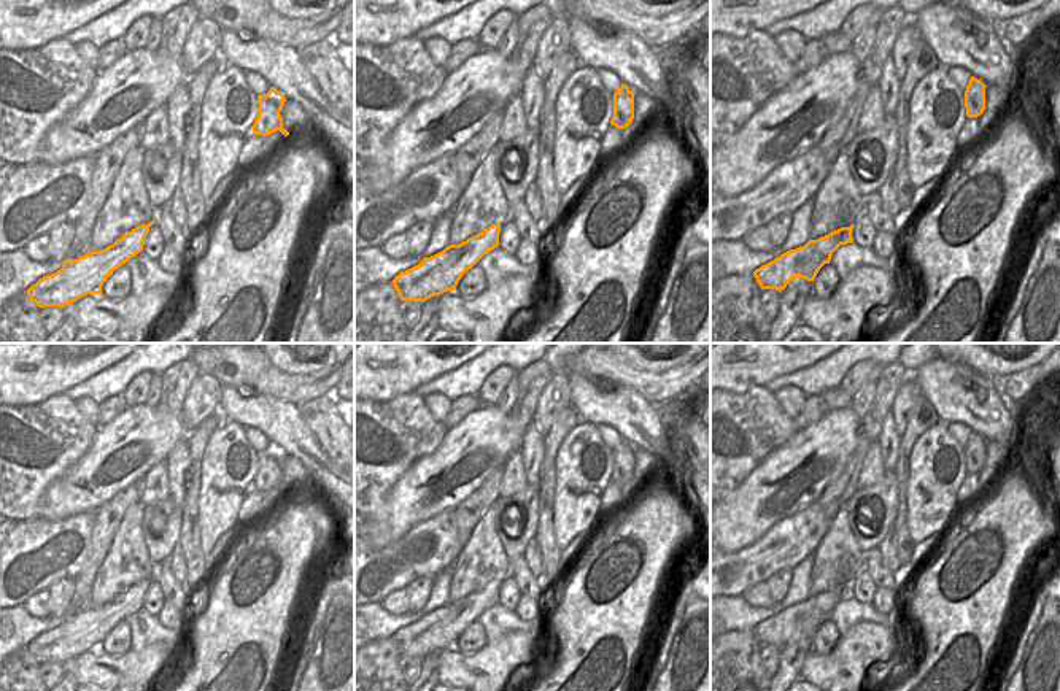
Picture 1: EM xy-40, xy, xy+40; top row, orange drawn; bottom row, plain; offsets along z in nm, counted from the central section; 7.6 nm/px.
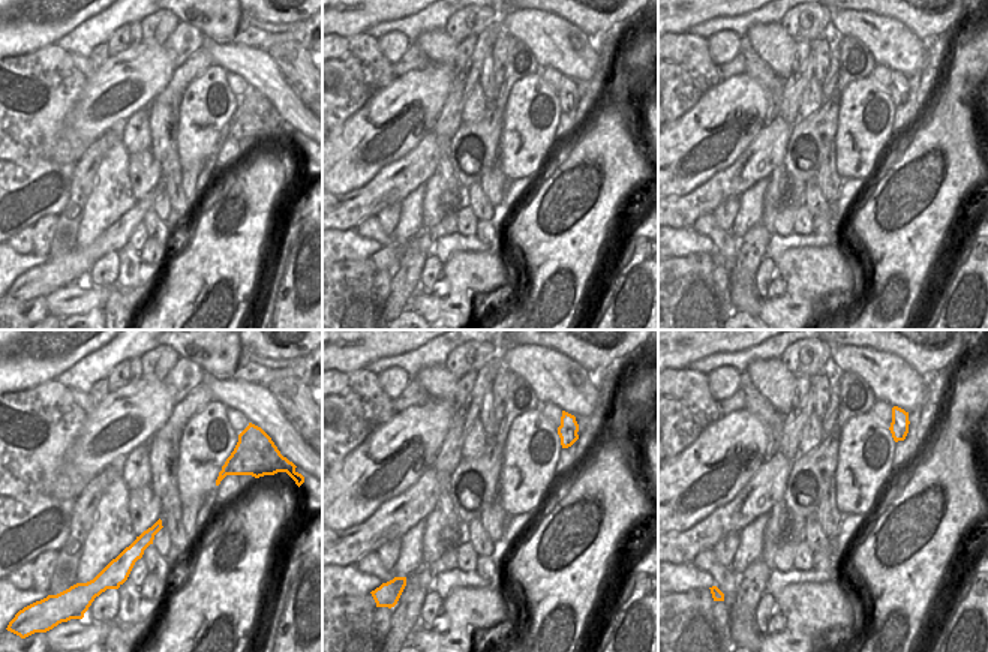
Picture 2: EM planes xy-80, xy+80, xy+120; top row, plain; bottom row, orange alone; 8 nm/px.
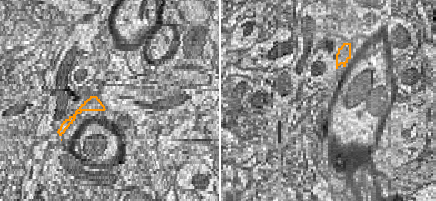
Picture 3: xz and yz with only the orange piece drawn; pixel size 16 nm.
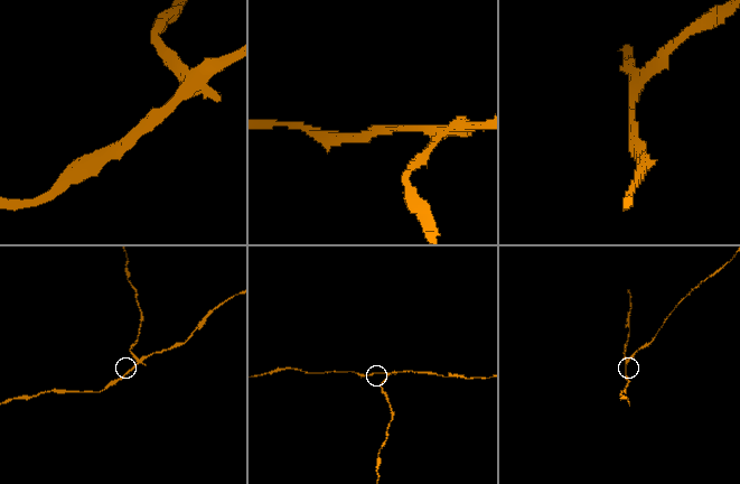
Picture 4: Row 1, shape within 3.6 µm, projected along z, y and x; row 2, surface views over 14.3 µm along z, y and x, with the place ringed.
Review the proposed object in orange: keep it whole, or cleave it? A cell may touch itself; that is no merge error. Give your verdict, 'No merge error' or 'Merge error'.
Merge error

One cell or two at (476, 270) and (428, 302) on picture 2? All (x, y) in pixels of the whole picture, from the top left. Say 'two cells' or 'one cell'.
one cell

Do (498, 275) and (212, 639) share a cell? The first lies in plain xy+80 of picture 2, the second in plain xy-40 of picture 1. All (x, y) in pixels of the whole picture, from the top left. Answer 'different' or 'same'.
different

